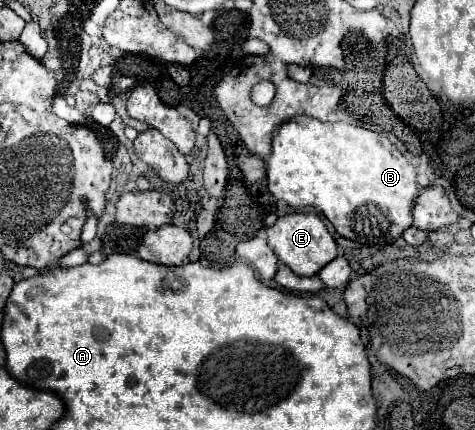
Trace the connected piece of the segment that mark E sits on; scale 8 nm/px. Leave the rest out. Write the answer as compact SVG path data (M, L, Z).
M292 212L280 216L272 228L268 228L268 246L274 254L298 276L314 276L320 268L324 268L330 260L338 256L336 242L324 222L312 212Z

